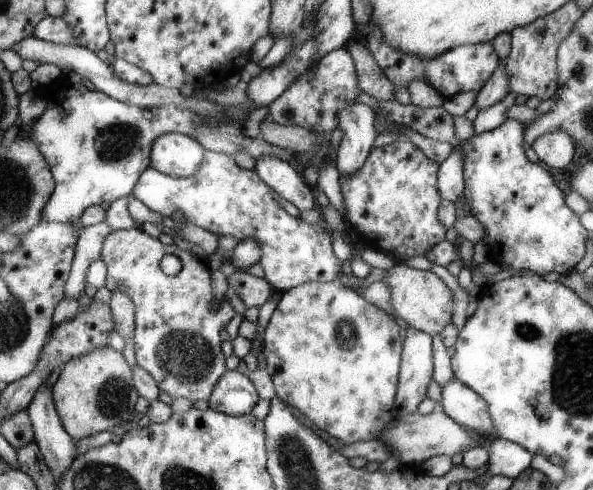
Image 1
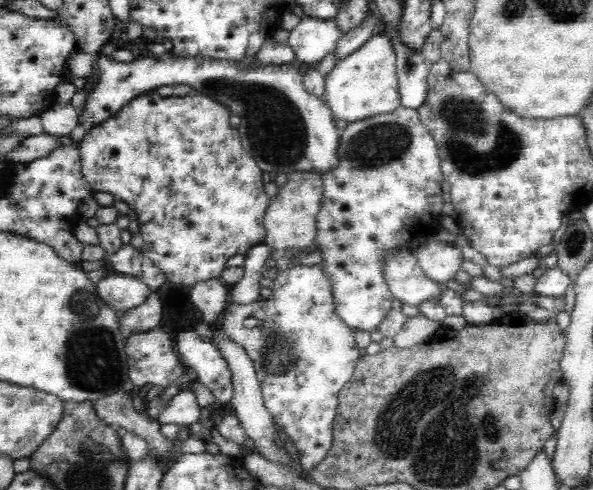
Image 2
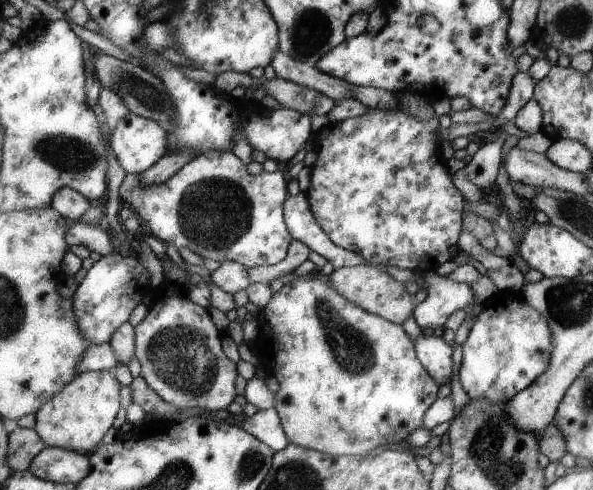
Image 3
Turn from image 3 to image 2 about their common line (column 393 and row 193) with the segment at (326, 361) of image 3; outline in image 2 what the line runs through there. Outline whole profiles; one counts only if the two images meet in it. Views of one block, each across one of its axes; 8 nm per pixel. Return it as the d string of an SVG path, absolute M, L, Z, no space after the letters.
M399 107L391 114L373 116L370 119L349 124L346 130L340 132L340 134L341 140L338 144L339 164L330 173L323 176L323 200L322 208L320 208L318 218L316 218L318 219L318 235L315 238L315 249L323 252L323 262L320 266L322 266L322 270L326 271L326 274L330 277L332 294L334 295L334 308L336 313L342 318L342 322L352 328L352 330L360 328L360 330L372 332L373 328L376 328L381 323L381 320L385 318L385 314L391 307L392 299L394 299L389 288L386 286L384 276L381 275L381 260L396 247L402 247L404 250L410 249L414 252L417 246L425 243L428 234L436 234L432 228L440 228L440 220L443 216L441 206L444 203L442 201L443 192L441 184L444 181L442 179L436 142L414 109Z

